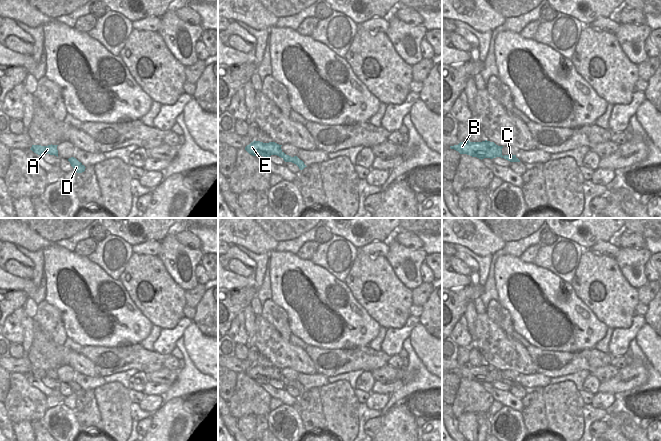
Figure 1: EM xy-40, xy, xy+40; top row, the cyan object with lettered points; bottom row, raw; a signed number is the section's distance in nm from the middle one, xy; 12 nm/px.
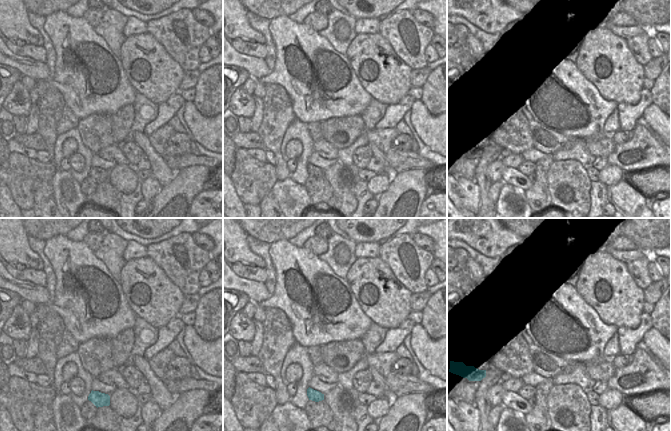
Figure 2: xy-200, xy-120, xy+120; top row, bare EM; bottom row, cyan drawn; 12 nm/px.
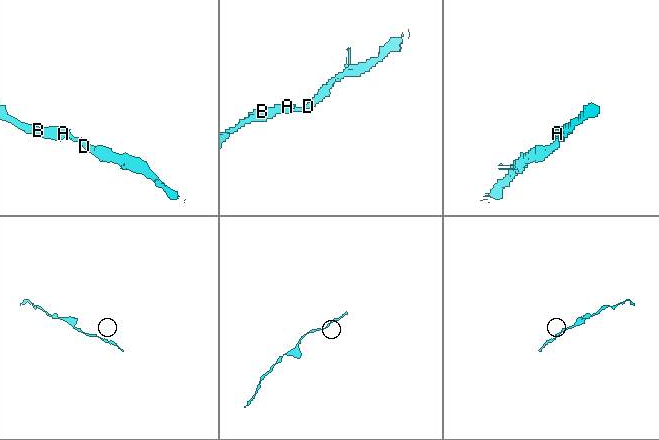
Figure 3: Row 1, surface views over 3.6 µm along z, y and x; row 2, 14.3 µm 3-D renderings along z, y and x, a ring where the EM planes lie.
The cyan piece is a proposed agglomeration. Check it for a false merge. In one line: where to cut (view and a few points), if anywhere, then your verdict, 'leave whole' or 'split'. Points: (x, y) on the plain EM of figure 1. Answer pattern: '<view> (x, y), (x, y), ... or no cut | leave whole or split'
no cut | leave whole

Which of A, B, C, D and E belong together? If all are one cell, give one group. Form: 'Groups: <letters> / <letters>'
Groups: A B C D E.

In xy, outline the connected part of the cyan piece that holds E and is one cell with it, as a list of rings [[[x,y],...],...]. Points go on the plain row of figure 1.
[[[253,365],[249,369],[245,371],[245,374],[253,379],[261,379],[263,381],[270,381],[271,379],[277,379],[281,381],[285,386],[292,386],[296,388],[300,394],[303,394],[307,391],[302,384],[300,384],[297,380],[291,381],[286,379],[282,373],[282,369],[279,369],[275,366],[263,367],[260,365]]]

